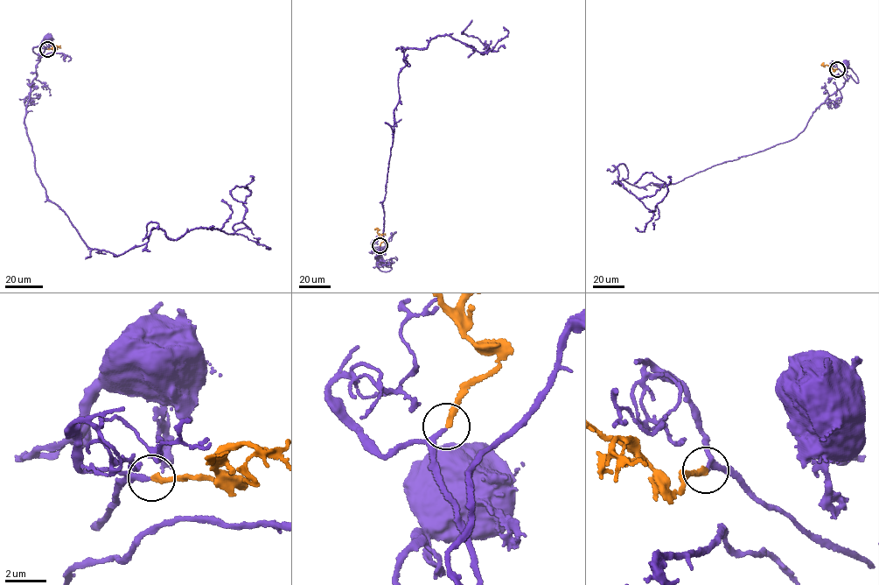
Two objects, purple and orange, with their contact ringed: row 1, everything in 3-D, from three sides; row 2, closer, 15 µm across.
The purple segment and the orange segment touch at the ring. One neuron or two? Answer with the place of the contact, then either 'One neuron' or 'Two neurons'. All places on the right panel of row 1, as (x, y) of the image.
Place: (837, 69). One neuron

